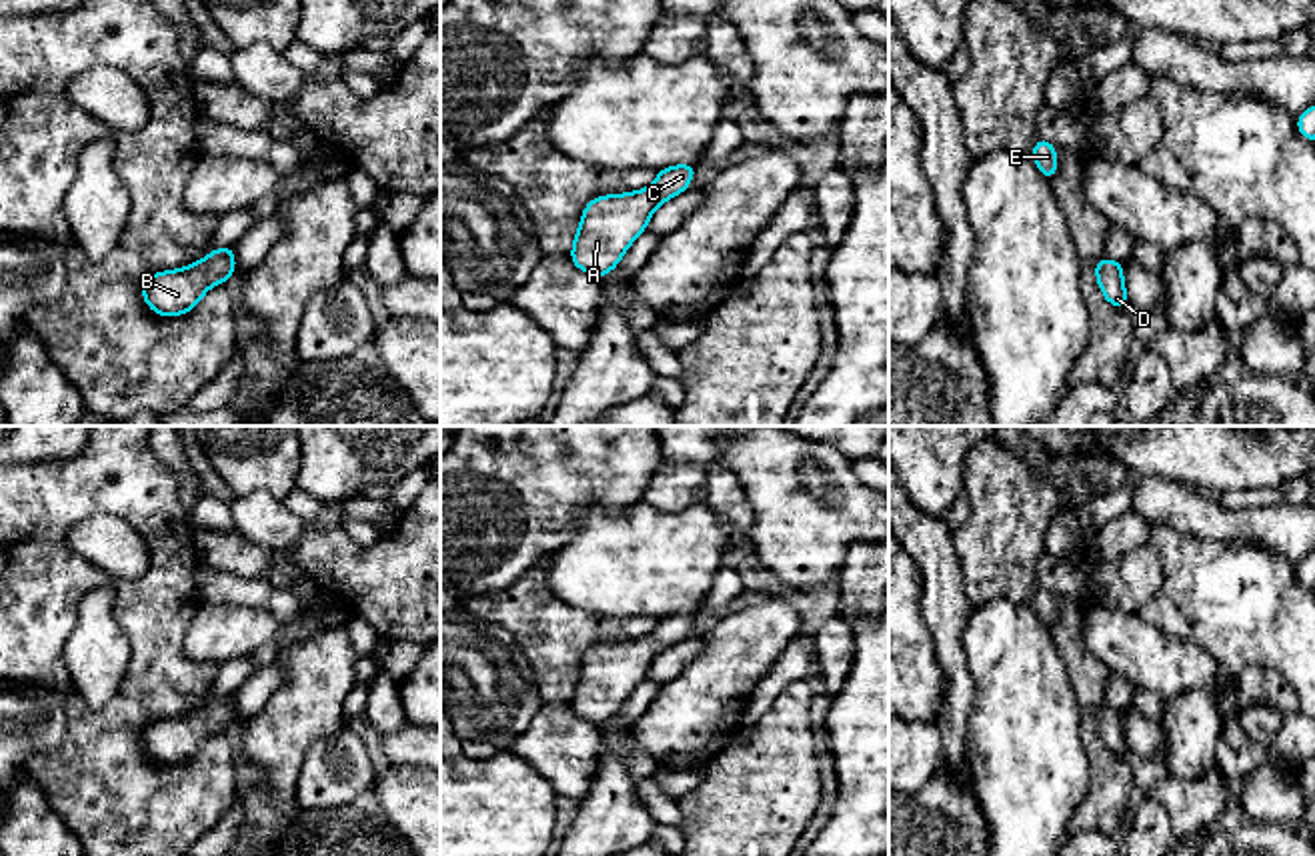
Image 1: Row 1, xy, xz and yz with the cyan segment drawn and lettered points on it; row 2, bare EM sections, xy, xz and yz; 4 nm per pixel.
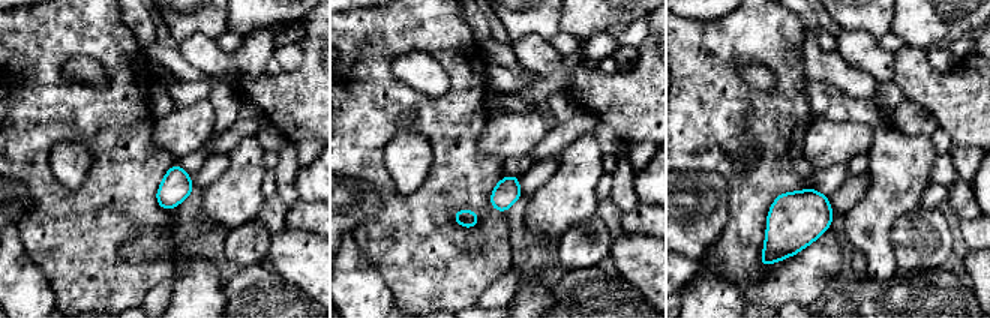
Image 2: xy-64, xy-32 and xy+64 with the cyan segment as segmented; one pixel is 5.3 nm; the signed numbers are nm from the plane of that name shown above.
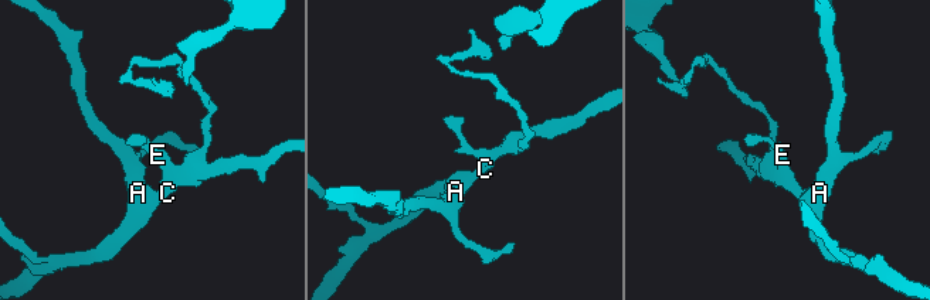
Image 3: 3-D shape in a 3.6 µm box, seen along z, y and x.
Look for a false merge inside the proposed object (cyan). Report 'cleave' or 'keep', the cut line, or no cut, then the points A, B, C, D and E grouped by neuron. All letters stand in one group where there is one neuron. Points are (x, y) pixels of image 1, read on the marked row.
keep; no cut; A B C D E

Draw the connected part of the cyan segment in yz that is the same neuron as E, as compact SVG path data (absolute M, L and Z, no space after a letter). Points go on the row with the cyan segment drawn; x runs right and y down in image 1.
M1037 138L1035 148L1031 152L1033 162L1041 170L1041 174L1053 182L1057 174L1057 146L1053 146L1045 138Z

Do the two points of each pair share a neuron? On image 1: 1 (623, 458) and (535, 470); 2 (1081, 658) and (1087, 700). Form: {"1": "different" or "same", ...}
{"1": "same", "2": "same"}

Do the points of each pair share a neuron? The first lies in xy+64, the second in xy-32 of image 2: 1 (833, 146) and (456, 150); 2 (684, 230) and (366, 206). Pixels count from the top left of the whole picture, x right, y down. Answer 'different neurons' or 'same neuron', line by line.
1: different neurons
2: same neuron

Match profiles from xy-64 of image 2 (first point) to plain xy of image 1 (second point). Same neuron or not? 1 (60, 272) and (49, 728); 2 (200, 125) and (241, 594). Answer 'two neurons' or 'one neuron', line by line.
1: two neurons
2: two neurons

